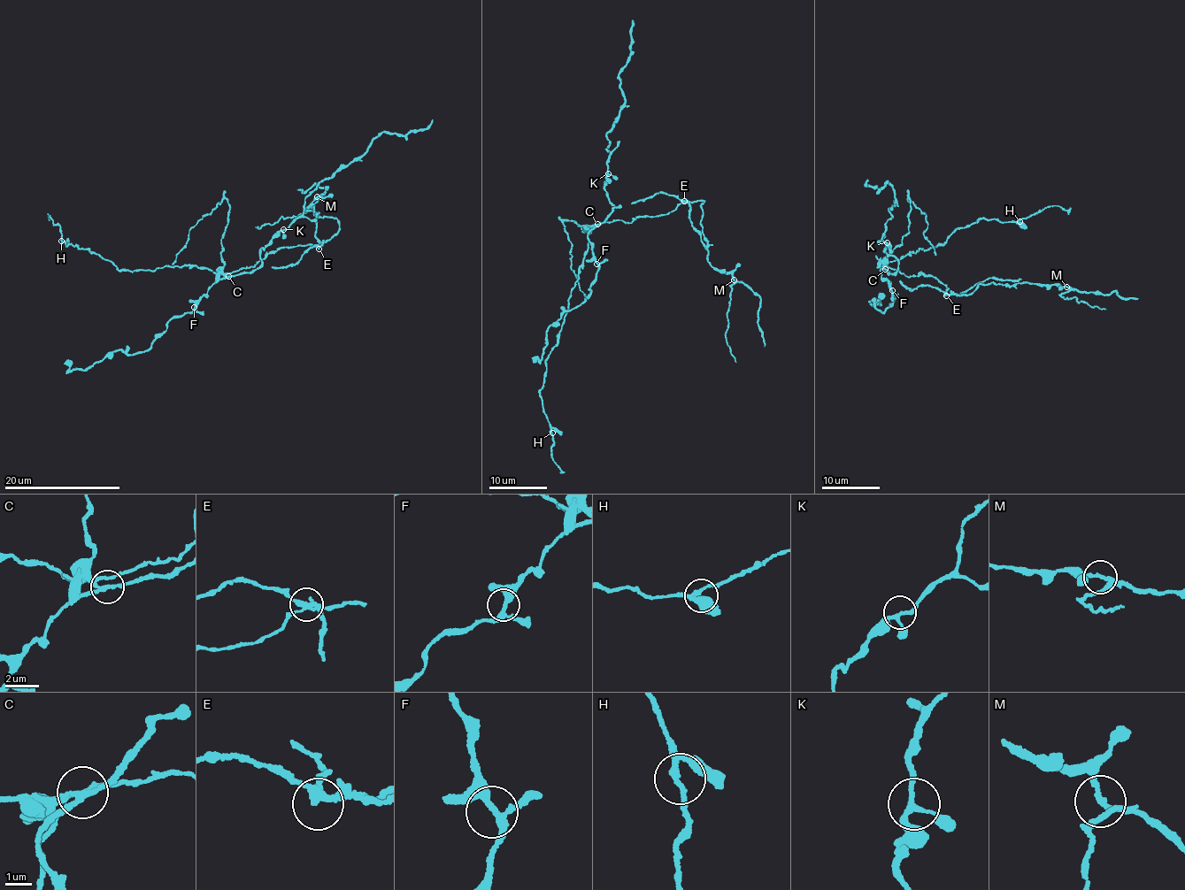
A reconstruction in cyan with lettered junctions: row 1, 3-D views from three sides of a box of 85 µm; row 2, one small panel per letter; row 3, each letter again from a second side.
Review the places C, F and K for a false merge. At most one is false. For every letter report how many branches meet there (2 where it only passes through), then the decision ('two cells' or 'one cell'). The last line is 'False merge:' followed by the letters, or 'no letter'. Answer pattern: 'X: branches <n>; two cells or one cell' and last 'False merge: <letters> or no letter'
C: branches 3; two cells
F: branches 3; one cell
K: branches 3; one cell
False merge: C

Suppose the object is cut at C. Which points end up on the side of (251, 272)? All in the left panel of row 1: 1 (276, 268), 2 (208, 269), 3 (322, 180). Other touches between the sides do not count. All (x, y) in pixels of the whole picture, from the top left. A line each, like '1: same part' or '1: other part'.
1: other part
2: other part
3: same part

